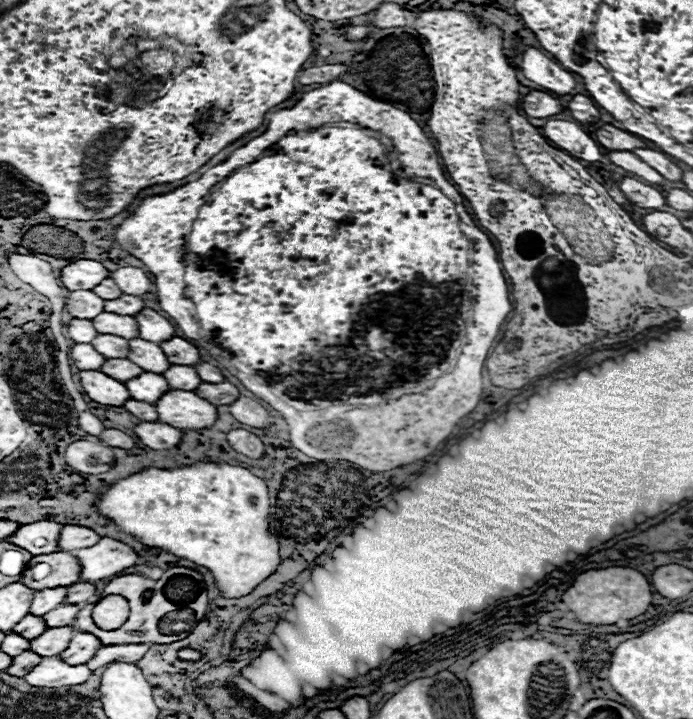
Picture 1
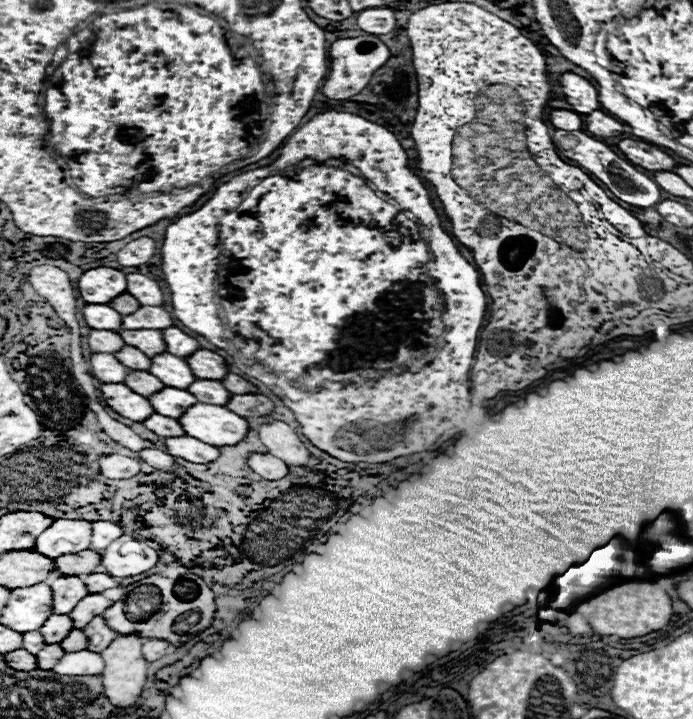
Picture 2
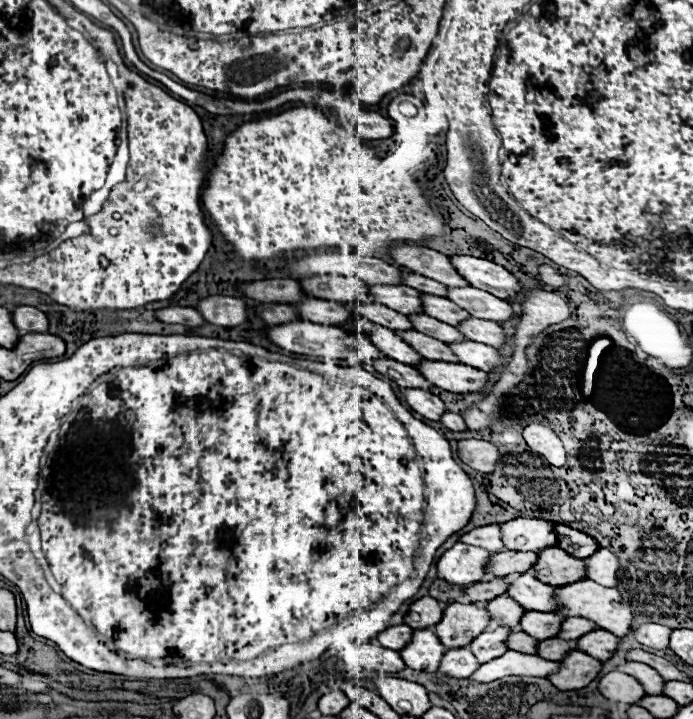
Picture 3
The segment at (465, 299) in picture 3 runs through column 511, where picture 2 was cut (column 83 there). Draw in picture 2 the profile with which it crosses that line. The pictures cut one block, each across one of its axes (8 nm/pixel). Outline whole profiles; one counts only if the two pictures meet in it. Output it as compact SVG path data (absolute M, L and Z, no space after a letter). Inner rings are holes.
M86 304L82 308L82 316L90 328L98 330L116 330L122 326L120 322L122 316L108 304Z

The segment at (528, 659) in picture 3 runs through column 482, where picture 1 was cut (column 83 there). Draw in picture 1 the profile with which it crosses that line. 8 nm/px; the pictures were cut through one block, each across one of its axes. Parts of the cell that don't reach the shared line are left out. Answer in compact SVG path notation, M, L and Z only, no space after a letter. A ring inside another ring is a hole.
M44 658L32 672L24 676L24 680L32 686L76 686L88 680L92 670L86 664L68 666L60 658Z

